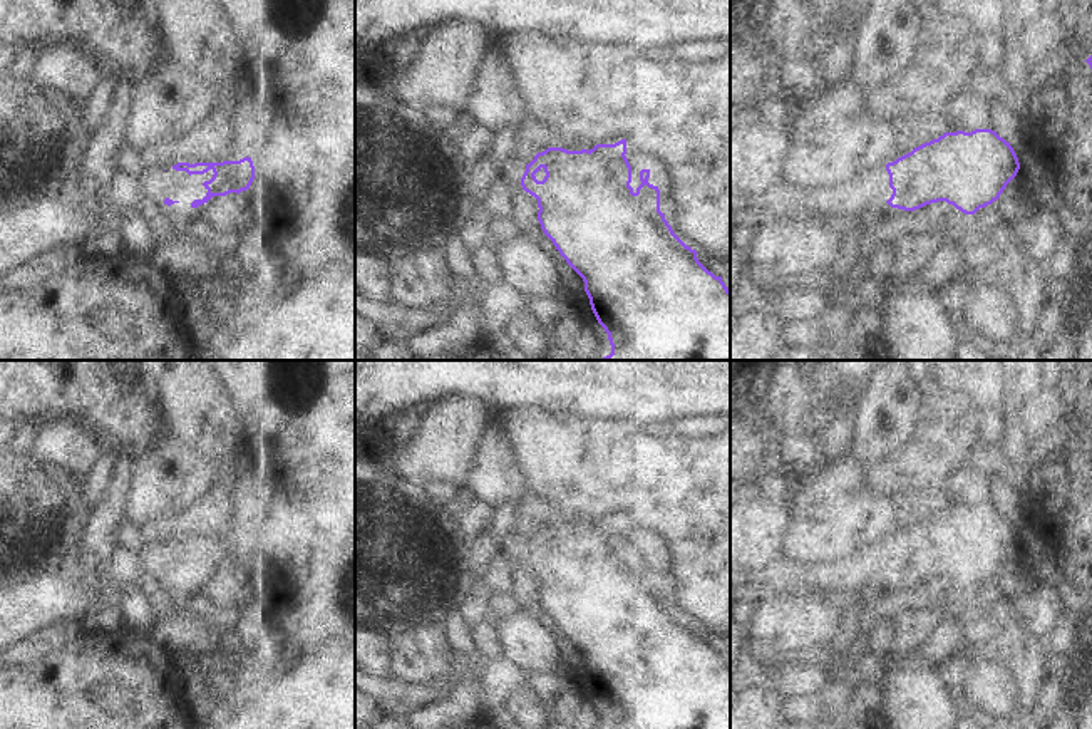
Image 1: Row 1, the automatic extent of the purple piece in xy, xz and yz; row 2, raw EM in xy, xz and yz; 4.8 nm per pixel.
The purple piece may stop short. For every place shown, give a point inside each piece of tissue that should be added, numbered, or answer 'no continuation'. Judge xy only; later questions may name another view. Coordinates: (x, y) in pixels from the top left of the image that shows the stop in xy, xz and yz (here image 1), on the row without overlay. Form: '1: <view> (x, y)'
1: xy (180, 562)

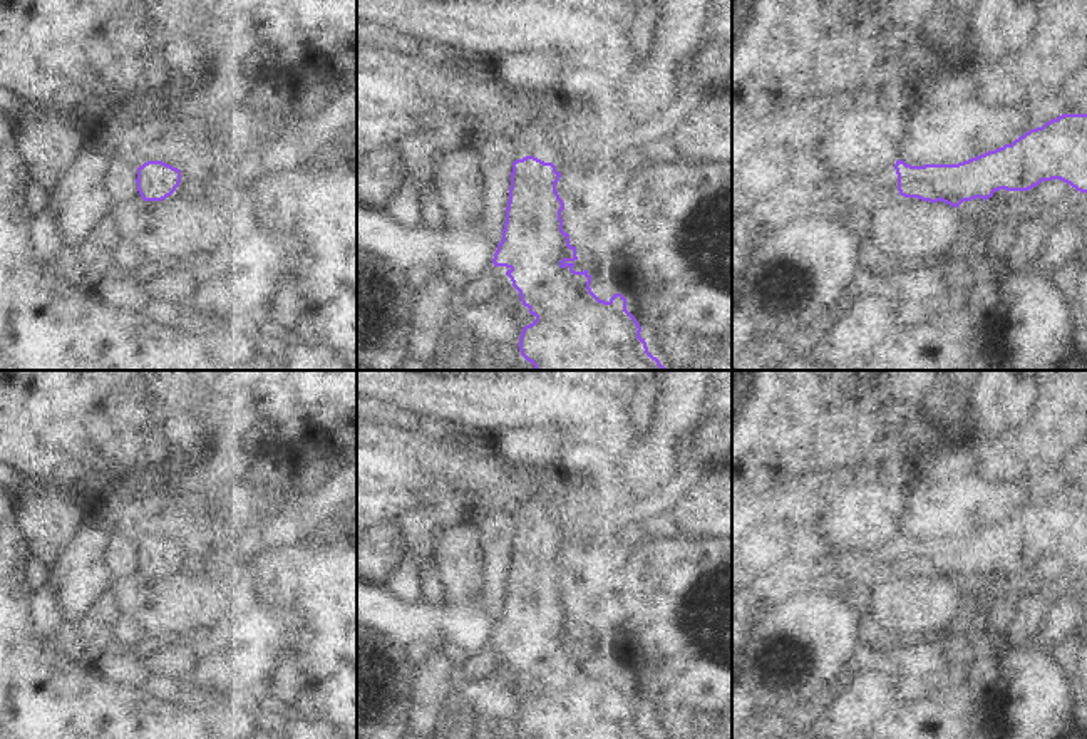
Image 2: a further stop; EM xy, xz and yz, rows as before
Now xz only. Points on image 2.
1: xz (533, 515)

